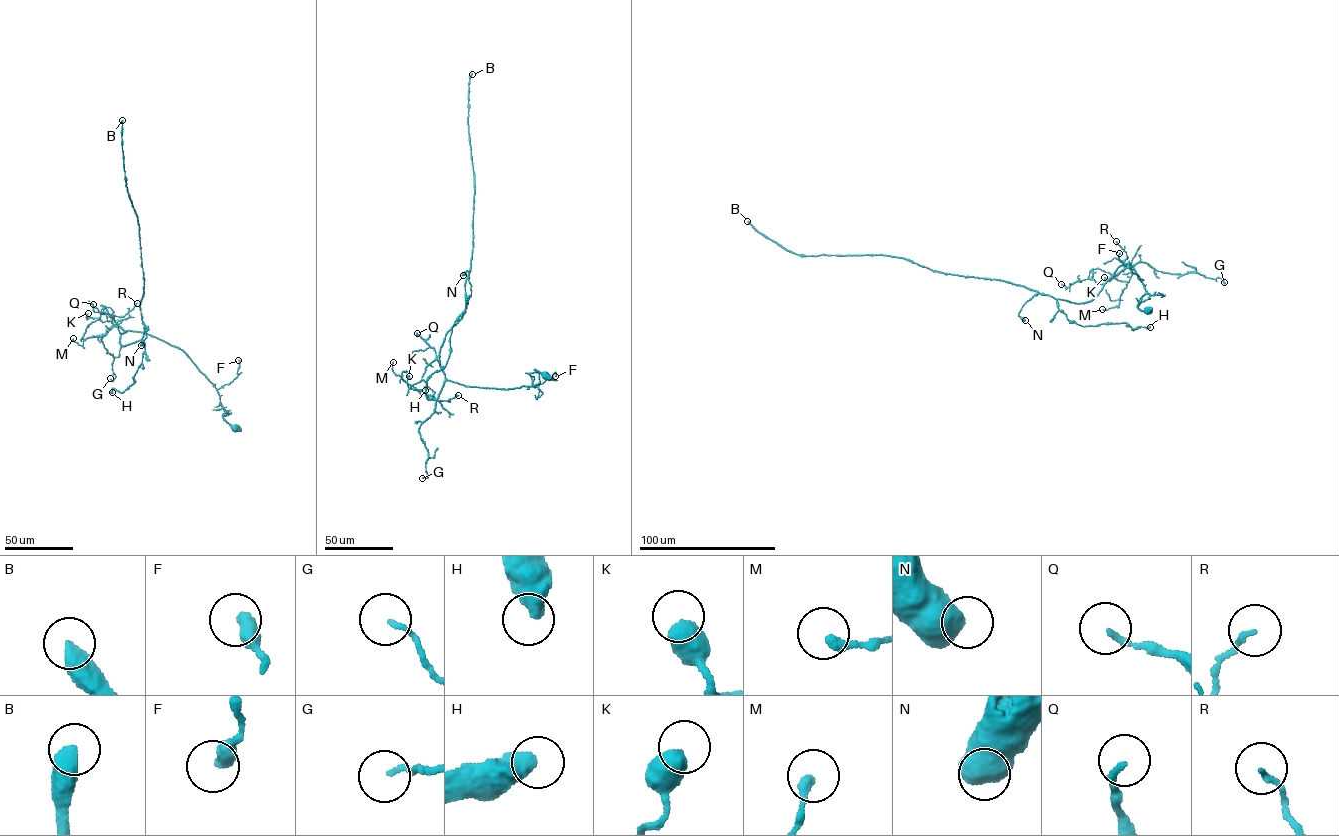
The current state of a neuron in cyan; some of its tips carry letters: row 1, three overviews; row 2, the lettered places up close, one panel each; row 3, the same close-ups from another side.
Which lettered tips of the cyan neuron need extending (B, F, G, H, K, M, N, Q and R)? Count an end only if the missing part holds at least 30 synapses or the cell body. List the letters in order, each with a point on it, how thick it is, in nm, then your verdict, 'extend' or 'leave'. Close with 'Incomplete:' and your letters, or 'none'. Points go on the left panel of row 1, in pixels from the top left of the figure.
B: place (122, 120); calibre 550 nm; extend
F: place (238, 360); calibre 440 nm; leave
G: place (110, 378); calibre 120 nm; leave
H: place (112, 392); calibre 600 nm; leave
K: place (88, 313); calibre 550 nm; leave
M: place (73, 338); calibre 280 nm; leave
N: place (141, 345); calibre 650 nm; leave
Q: place (93, 304); calibre 150 nm; leave
R: place (137, 303); calibre 150 nm; leave
Incomplete: B

